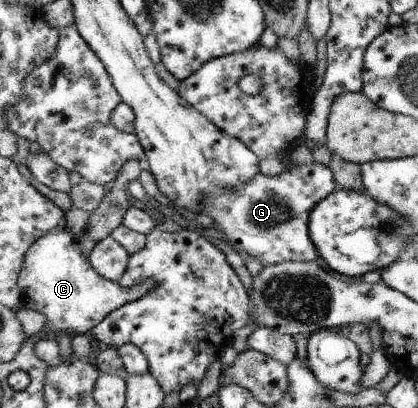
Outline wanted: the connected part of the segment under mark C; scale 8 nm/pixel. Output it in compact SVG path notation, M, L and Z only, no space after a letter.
M54 229L36 241L36 250L28 254L28 266L24 266L24 278L20 278L24 308L32 308L46 315L47 324L42 336L90 333L99 322L127 302L134 301L155 287L154 280L146 278L140 284L124 288L116 281L104 278L94 270L88 258L78 248L78 241L64 229Z

